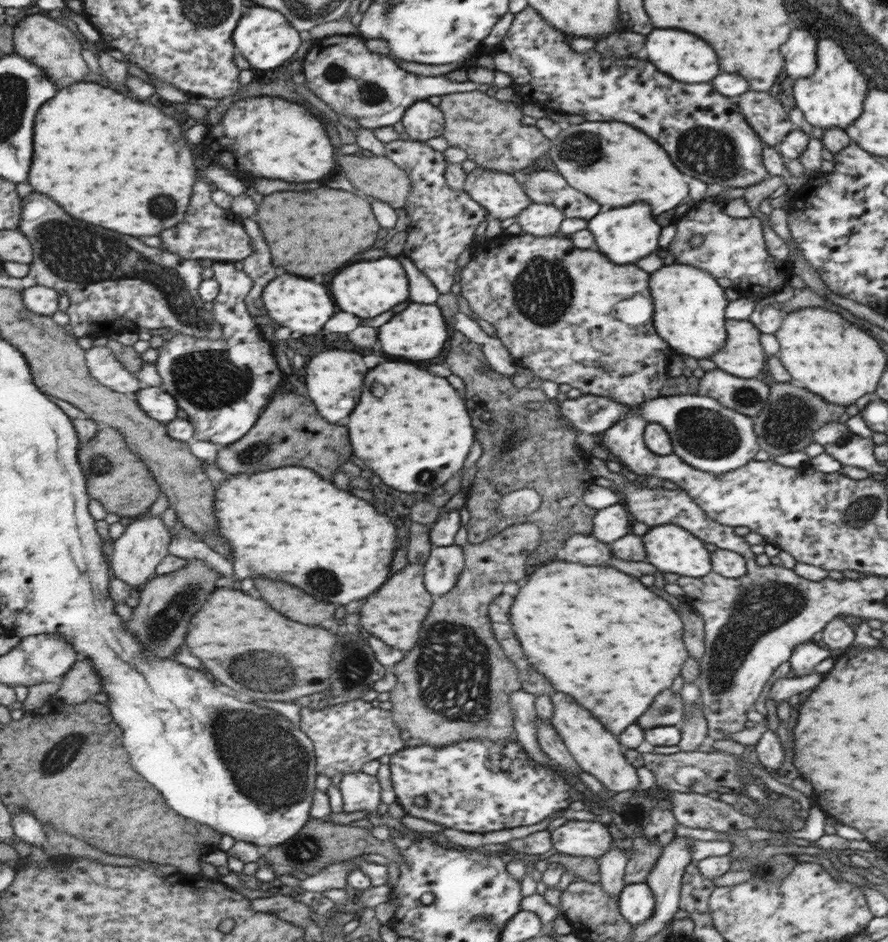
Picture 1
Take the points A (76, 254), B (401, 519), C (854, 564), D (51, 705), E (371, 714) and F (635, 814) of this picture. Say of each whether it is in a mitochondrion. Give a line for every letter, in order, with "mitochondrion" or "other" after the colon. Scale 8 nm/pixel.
A: mitochondrion
B: other
C: other
D: other
E: other
F: other

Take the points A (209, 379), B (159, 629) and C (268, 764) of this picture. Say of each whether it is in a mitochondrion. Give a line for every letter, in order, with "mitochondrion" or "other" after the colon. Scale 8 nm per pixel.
A: mitochondrion
B: mitochondrion
C: mitochondrion

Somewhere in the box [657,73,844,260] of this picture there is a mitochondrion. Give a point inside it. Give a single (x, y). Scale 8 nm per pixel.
(718, 155)

